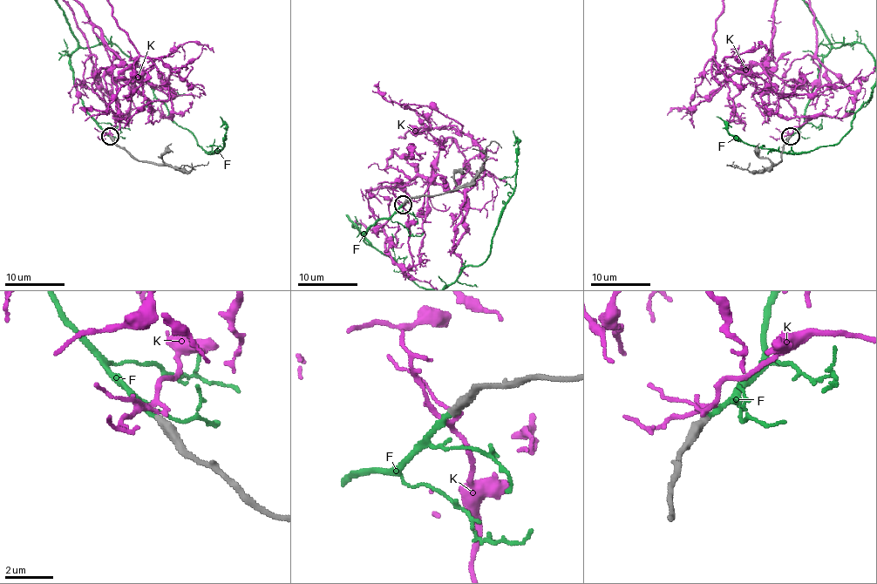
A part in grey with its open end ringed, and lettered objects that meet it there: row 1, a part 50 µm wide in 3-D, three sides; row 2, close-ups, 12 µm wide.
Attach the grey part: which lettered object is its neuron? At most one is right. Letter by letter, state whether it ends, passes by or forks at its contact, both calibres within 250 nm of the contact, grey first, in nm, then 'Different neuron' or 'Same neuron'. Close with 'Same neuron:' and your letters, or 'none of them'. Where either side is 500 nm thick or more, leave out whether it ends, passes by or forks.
F: It ends there. Thickness 400 nm (grey) against 200 nm. Same neuron
K: It forks there. Thickness 400 nm (grey) against 130 nm. Different neuron
Same neuron: F

